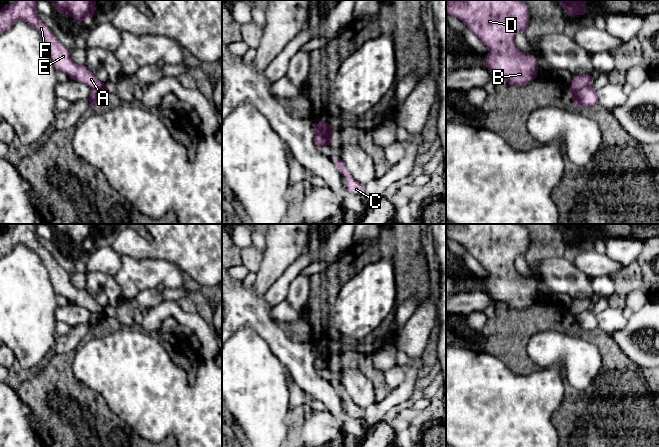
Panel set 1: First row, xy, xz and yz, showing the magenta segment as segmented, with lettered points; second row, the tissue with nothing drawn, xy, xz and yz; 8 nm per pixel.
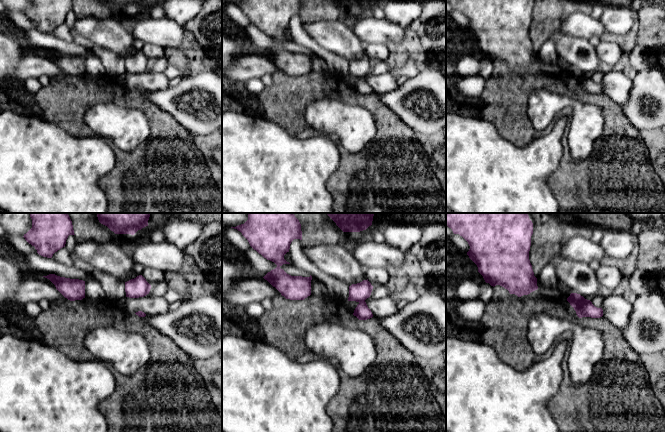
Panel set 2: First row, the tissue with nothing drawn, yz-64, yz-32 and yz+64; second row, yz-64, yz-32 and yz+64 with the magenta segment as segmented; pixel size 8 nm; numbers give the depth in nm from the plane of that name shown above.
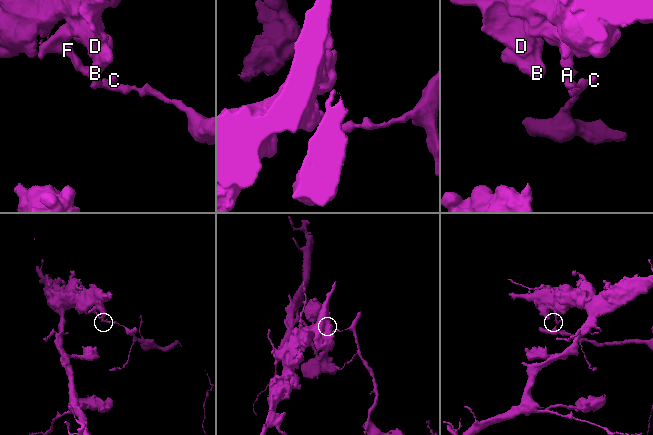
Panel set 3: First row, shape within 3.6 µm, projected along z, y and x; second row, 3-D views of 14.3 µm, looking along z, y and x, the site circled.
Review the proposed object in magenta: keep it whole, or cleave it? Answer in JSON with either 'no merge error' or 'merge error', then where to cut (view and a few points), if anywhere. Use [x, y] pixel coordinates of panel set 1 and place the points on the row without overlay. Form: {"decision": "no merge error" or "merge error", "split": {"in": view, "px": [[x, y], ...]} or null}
{"decision": "merge error", "split": {"in": "xz", "px": [[315, 358], [332, 359]]}}

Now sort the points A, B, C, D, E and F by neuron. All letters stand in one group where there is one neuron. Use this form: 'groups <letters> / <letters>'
groups A B D E F / C

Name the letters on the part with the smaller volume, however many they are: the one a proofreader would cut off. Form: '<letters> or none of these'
C

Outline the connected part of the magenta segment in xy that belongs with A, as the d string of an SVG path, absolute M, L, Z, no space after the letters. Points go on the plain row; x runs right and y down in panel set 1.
M17 224L13 228L6 228L0 234L0 258L9 254L19 244L27 246L38 255L48 270L50 281L57 295L65 296L71 303L87 309L90 313L108 313L86 288L78 289L71 283L69 274L39 242L36 224Z

